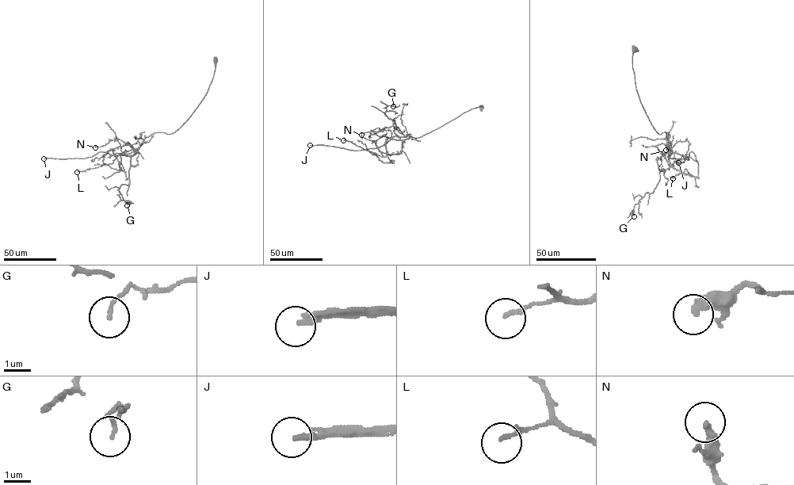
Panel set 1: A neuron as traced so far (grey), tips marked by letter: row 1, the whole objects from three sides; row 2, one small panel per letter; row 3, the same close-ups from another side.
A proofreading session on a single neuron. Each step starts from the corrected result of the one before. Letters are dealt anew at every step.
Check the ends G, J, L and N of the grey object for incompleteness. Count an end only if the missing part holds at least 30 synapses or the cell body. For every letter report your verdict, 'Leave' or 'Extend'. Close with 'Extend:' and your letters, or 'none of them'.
G: Leave
J: Extend
L: Leave
N: Leave
Extend: J

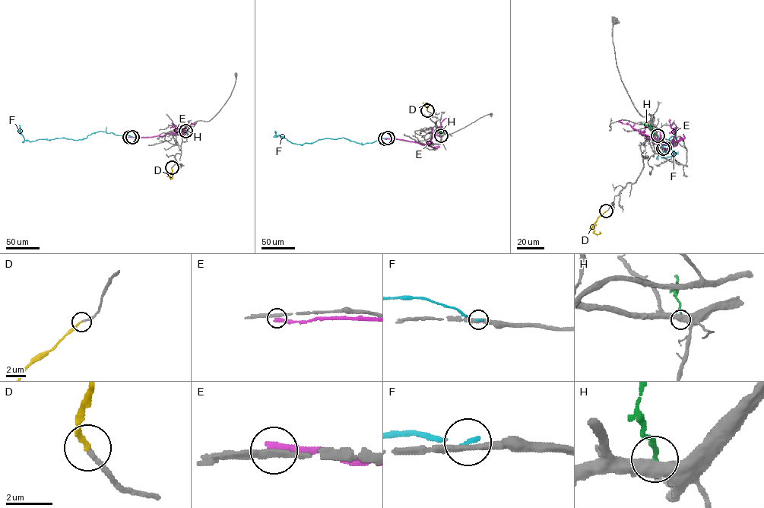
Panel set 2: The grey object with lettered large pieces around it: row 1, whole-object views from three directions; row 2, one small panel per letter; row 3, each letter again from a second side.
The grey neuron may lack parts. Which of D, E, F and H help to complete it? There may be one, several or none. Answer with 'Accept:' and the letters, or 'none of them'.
Accept: D

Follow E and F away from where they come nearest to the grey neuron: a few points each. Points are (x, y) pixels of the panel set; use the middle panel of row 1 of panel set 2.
E: (385, 138), (404, 139), (425, 145), (436, 134), (442, 121), (449, 116)
F: (388, 138), (362, 144), (343, 138), (327, 138), (298, 144), (276, 136), (274, 131)

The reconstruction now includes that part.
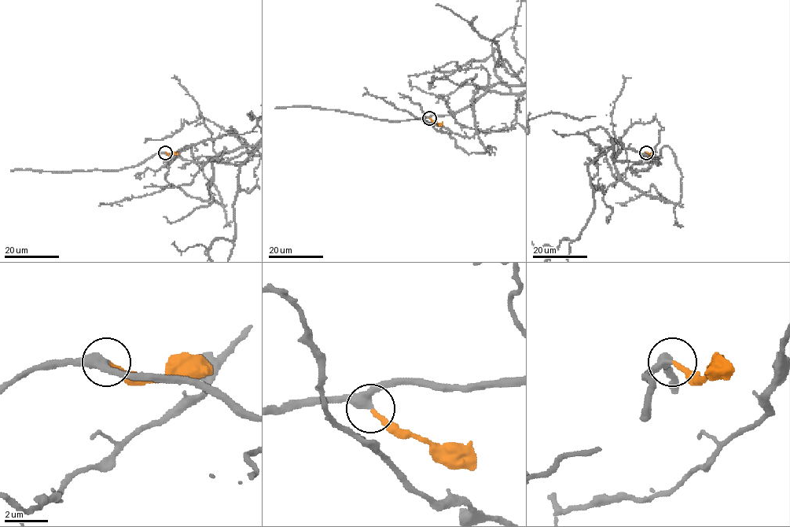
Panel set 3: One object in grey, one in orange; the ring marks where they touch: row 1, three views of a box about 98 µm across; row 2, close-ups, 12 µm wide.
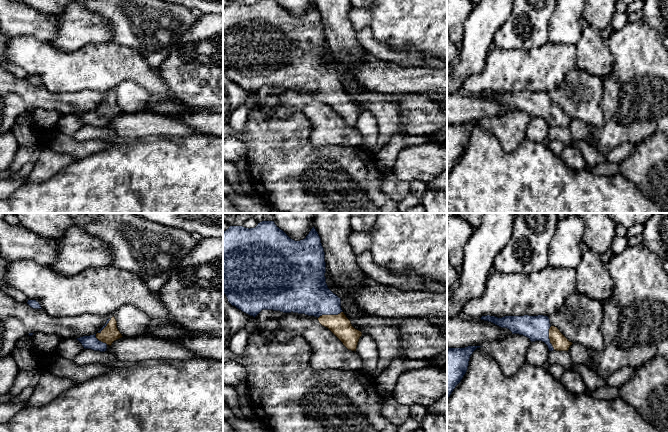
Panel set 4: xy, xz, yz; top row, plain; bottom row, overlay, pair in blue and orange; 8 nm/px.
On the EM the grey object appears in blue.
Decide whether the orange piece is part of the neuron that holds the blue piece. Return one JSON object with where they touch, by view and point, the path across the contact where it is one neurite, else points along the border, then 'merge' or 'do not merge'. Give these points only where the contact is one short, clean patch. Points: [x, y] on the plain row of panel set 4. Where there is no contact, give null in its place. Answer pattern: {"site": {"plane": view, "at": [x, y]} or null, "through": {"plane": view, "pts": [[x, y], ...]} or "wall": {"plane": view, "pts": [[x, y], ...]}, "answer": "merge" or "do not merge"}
{"site": {"plane": "xz", "at": [330, 90]}, "through": {"plane": "xz", "pts": [[307, 69], [330, 90], [339, 101]]}, "answer": "merge"}

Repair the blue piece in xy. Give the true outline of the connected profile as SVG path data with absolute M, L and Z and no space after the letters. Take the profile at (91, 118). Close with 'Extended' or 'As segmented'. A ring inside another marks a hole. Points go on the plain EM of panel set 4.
M113 92L108 95L106 100L98 107L97 110L90 112L83 112L77 114L84 125L91 125L94 127L105 128L107 127L107 122L111 122L112 119L120 114L122 110L117 104L117 97Z. Extended

